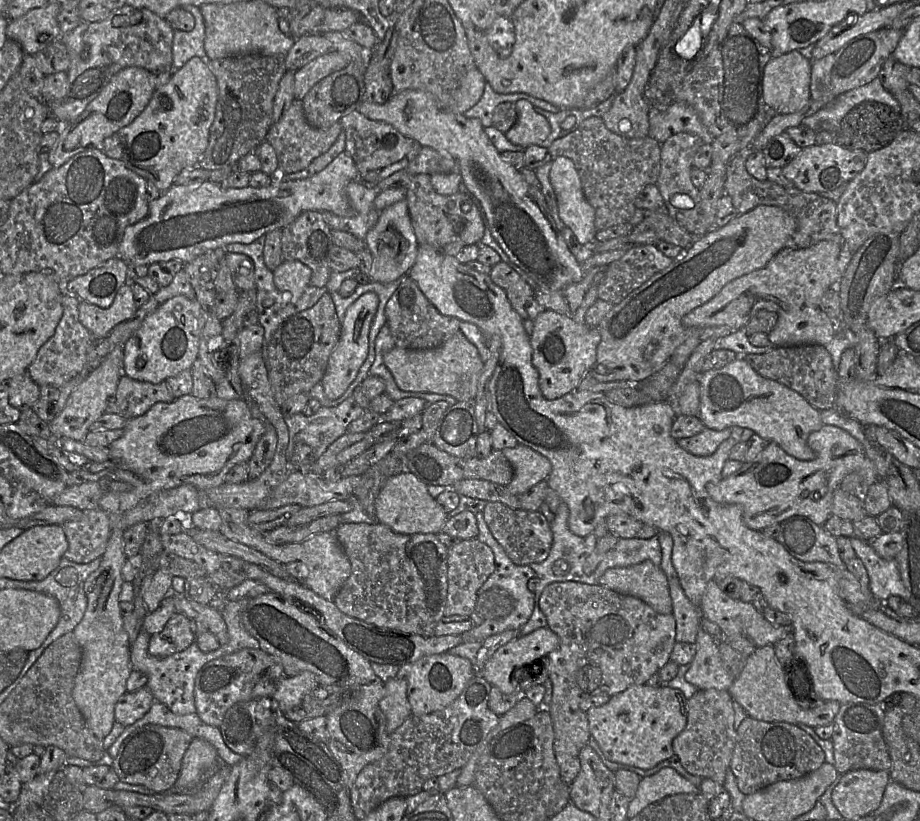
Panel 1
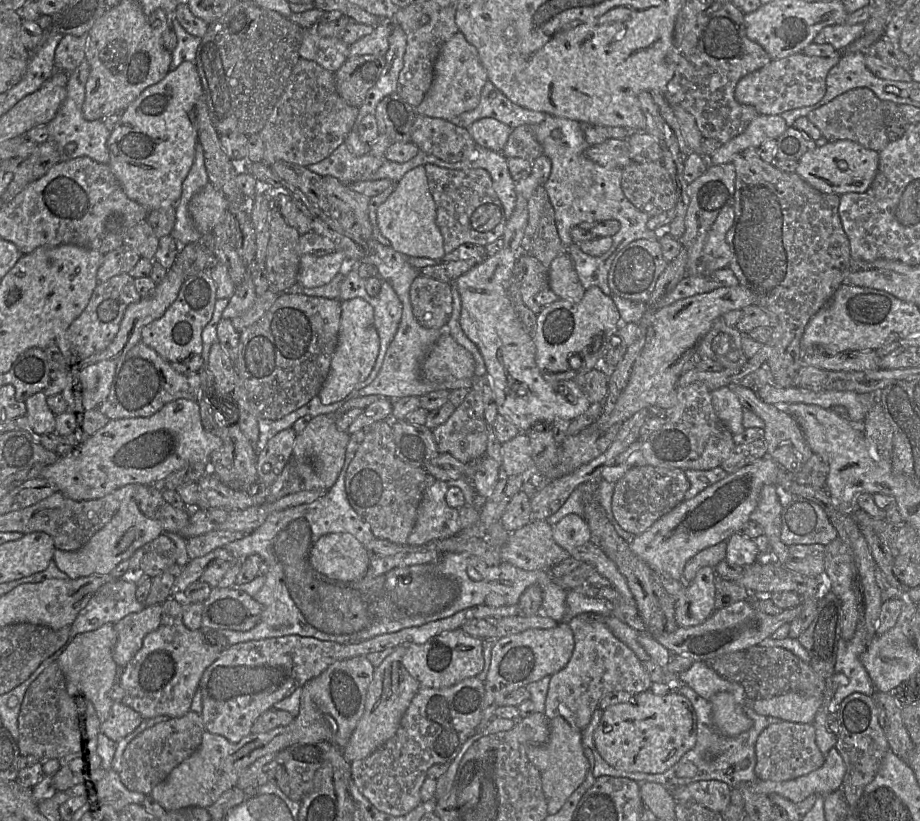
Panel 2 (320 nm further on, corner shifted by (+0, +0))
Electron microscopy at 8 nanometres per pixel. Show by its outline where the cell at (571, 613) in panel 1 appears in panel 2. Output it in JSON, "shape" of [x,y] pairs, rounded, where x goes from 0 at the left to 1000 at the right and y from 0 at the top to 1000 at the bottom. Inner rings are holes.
{"shape":[[[629,748],[617,761],[624,772],[623,797],[617,809],[599,823],[592,854],[592,872],[596,877],[611,873],[623,887],[633,890],[657,848],[671,842],[692,847],[707,840],[709,831],[690,795],[665,772],[649,749]]]}

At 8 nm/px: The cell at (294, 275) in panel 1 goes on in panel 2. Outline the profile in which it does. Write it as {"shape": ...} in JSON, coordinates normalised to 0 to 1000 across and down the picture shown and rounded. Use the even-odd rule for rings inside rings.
{"shape":[[[370,305],[351,313],[328,311],[326,312],[323,346],[332,351],[352,348],[368,333],[375,331],[378,323],[375,308]]]}

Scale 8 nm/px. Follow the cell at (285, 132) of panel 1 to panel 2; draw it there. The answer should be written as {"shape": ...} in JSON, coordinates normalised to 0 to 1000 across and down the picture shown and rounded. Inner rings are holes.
{"shape":[[[325,71],[313,102],[292,141],[287,156],[282,162],[288,177],[286,197],[296,202],[302,196],[309,196],[329,203],[345,200],[376,172],[390,139],[390,130],[378,128],[366,113],[363,89],[354,85],[341,74]]]}

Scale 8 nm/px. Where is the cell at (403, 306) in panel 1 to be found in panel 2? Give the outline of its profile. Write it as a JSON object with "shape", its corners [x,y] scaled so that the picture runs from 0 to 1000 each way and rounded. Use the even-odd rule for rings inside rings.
{"shape":[[[457,334],[446,348],[446,368],[453,392],[466,401],[485,401],[492,378],[491,347]]]}

